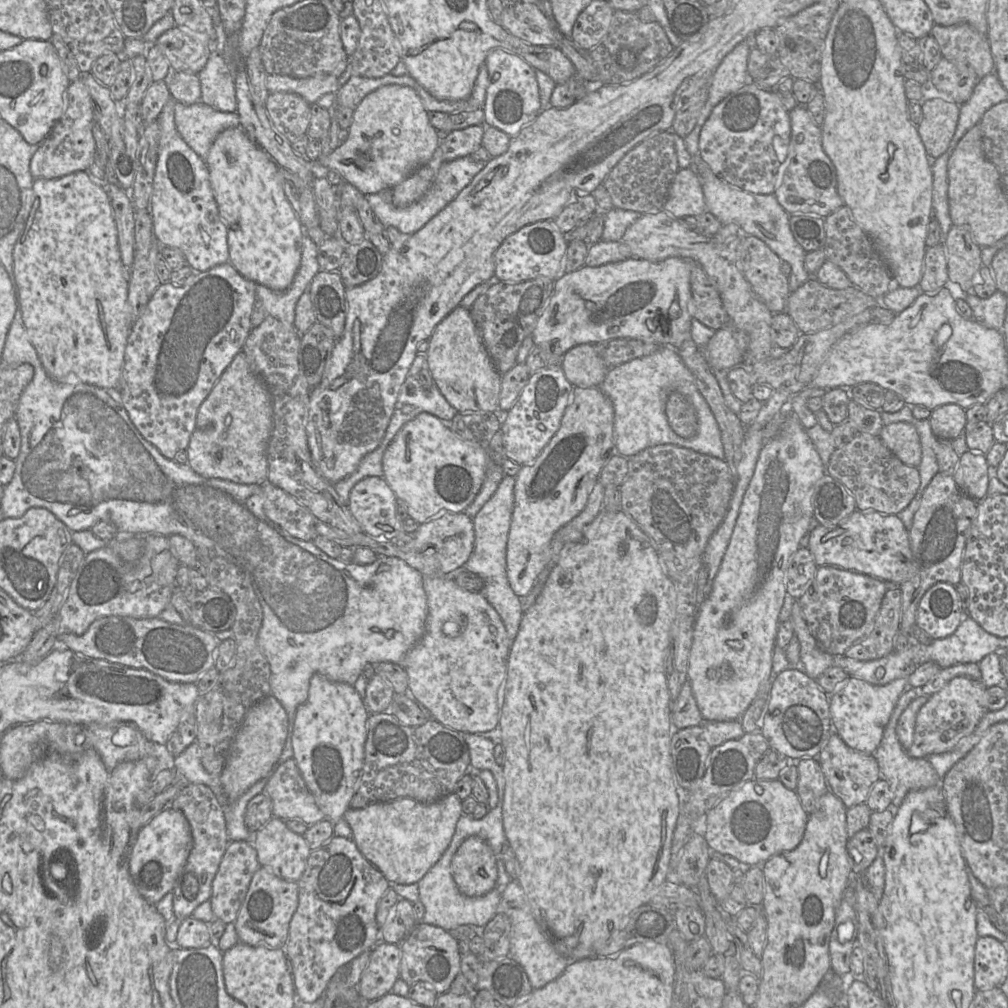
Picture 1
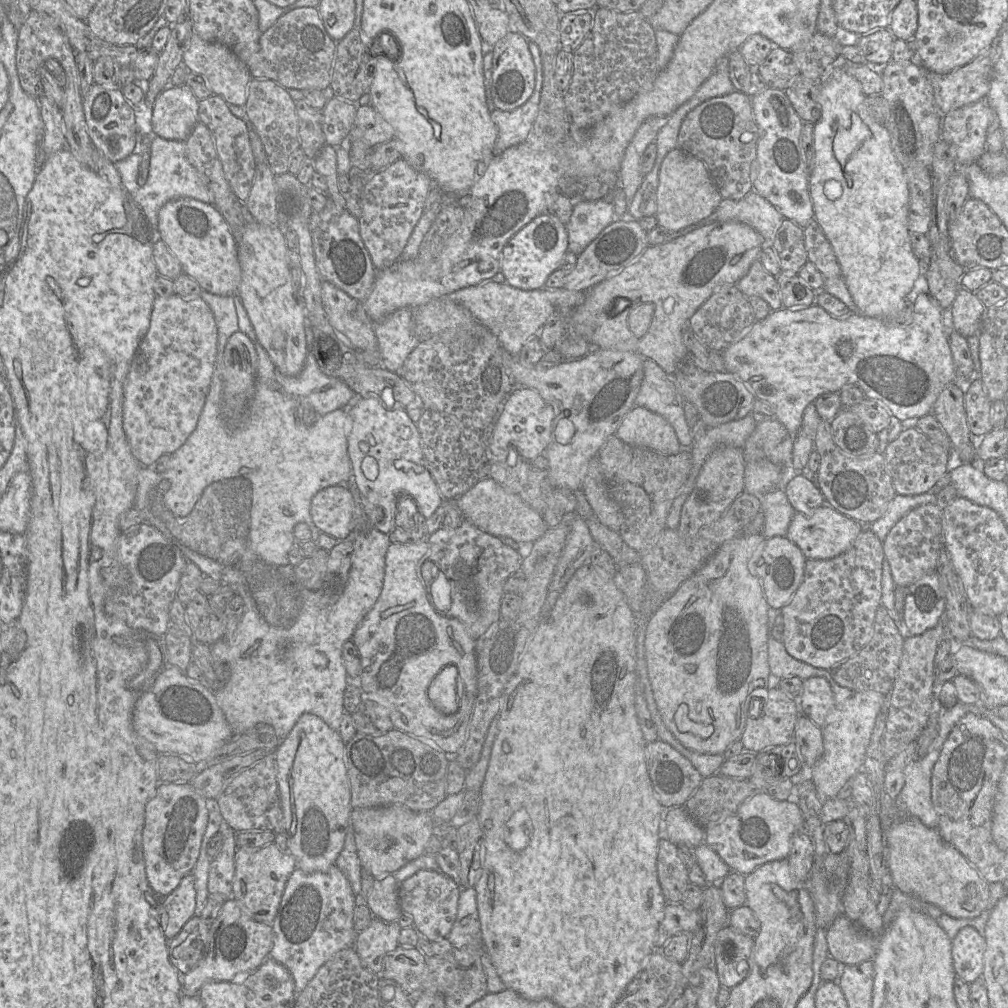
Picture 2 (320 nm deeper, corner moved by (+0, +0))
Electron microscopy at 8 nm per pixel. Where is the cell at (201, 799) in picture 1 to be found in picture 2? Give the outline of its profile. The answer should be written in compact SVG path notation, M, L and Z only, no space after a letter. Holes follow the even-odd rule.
M192 873L182 878L179 885L164 898L164 935L175 938L186 922L195 915L196 889Z

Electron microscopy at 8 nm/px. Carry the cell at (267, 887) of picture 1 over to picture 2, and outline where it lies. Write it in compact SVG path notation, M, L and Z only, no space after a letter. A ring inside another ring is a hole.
M226 898L217 918L208 929L208 945L204 958L191 971L182 975L182 995L198 996L203 985L211 981L237 981L239 976L247 975L258 968L267 957L273 945L272 925L253 919L233 898Z

